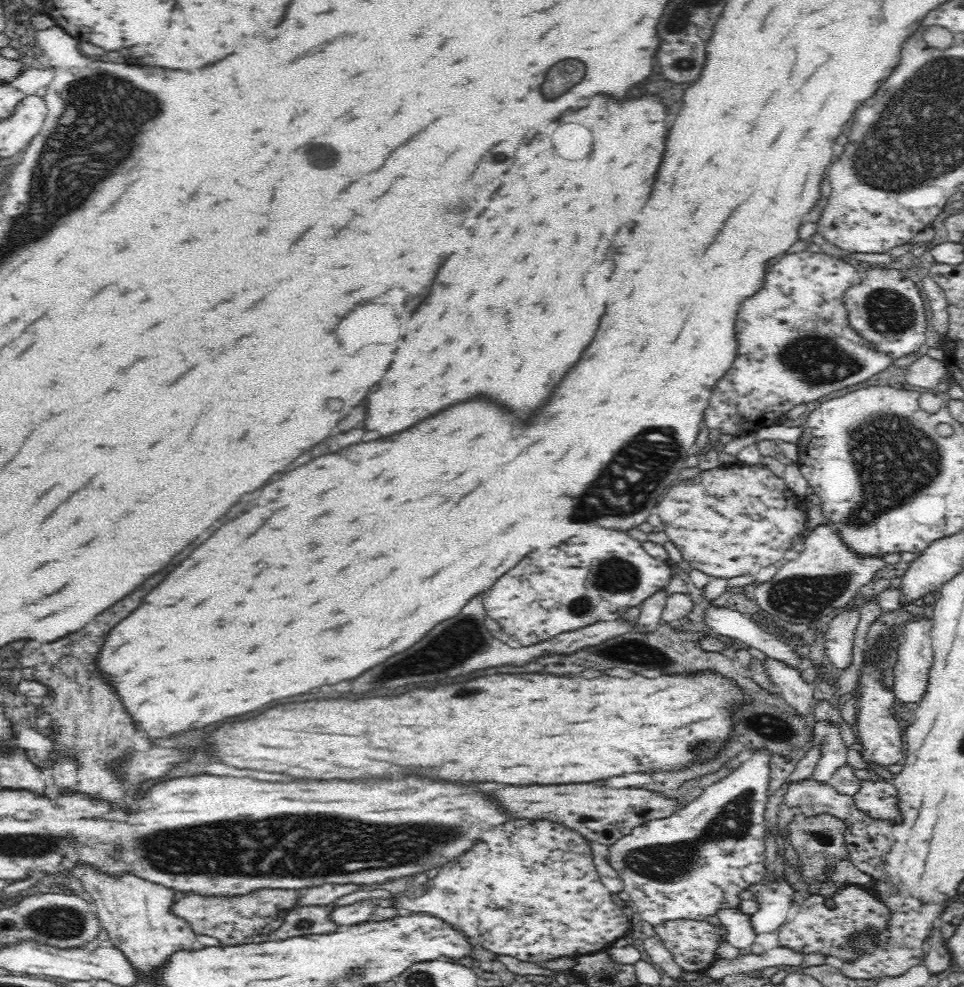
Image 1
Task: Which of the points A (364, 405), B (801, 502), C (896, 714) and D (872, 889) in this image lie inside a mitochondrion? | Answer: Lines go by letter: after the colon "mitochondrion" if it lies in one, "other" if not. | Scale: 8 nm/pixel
A: other
B: other
C: other
D: other

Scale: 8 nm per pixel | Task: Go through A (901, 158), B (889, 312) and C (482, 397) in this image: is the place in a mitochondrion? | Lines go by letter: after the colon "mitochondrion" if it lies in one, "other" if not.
A: mitochondrion
B: mitochondrion
C: other

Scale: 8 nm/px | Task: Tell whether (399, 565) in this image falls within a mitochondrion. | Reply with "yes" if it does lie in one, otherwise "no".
no

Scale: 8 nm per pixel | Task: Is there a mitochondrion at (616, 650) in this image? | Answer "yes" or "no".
yes

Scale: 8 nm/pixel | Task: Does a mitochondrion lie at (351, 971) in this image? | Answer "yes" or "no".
yes

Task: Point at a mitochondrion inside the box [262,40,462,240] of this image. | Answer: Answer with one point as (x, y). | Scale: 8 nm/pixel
(325, 154)

